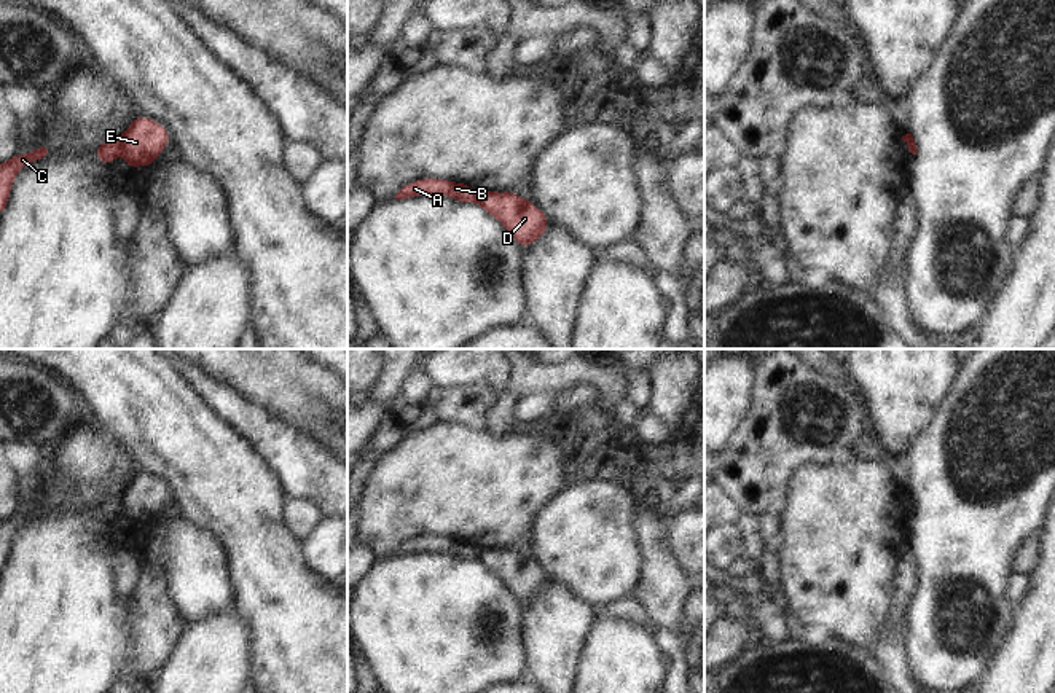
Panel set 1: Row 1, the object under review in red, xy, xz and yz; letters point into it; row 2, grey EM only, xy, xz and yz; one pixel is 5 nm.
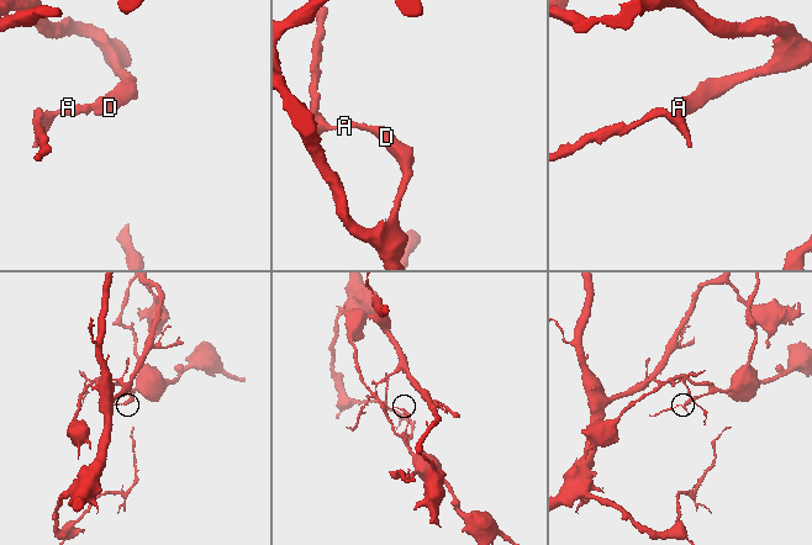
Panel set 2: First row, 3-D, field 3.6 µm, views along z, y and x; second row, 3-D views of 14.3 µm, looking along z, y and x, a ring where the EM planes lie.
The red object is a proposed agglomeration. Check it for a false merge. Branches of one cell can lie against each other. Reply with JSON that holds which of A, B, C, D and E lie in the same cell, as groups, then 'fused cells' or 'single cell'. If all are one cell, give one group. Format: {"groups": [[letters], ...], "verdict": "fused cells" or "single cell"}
{"groups": [["A", "B", "C"], ["D", "E"]], "verdict": "fused cells"}

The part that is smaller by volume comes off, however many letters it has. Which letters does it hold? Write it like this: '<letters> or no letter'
A, B, C

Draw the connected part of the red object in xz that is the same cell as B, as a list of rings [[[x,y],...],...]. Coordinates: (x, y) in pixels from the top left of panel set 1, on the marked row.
[[[424,178],[400,188],[395,199],[410,196],[453,196],[461,202],[478,202],[478,194],[467,183],[451,183],[448,180]]]

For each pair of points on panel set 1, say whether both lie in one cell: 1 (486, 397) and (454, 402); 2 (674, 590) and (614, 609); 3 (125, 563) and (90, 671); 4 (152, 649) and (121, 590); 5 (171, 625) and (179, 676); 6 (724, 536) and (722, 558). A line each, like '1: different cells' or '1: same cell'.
1: same cell
2: different cells
3: different cells
4: different cells
5: different cells
6: same cell

